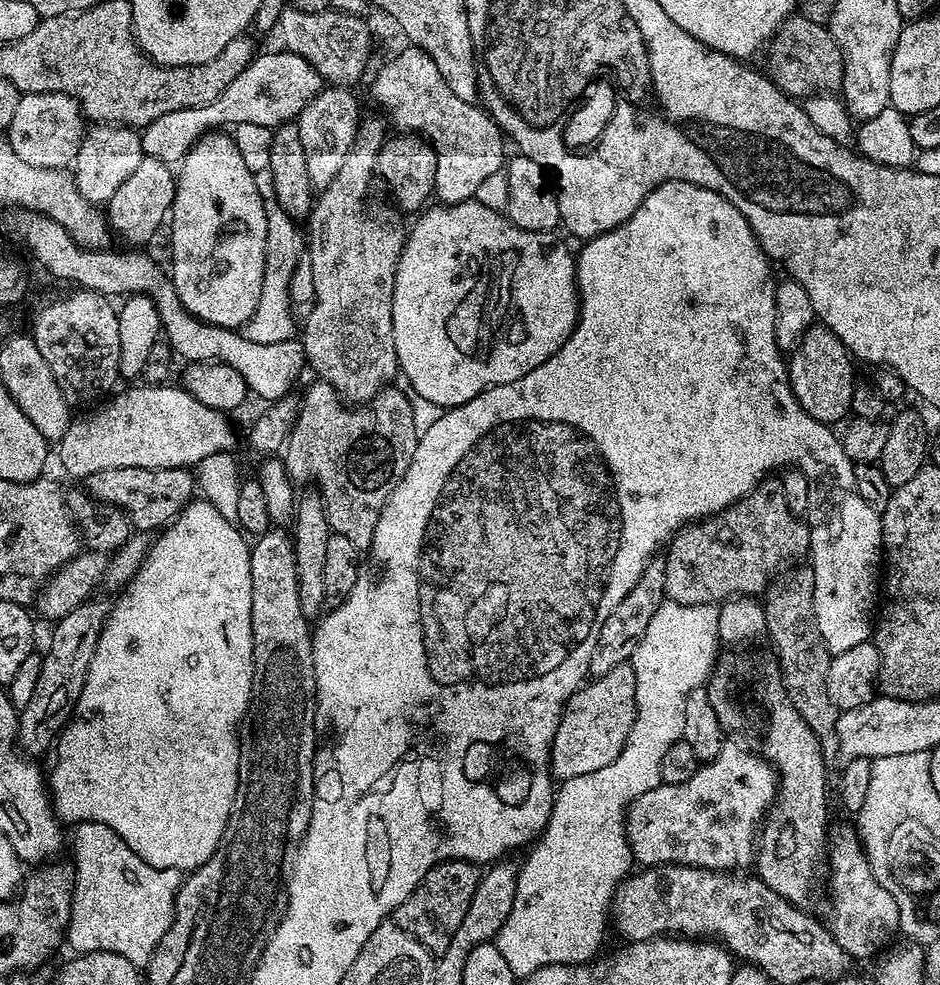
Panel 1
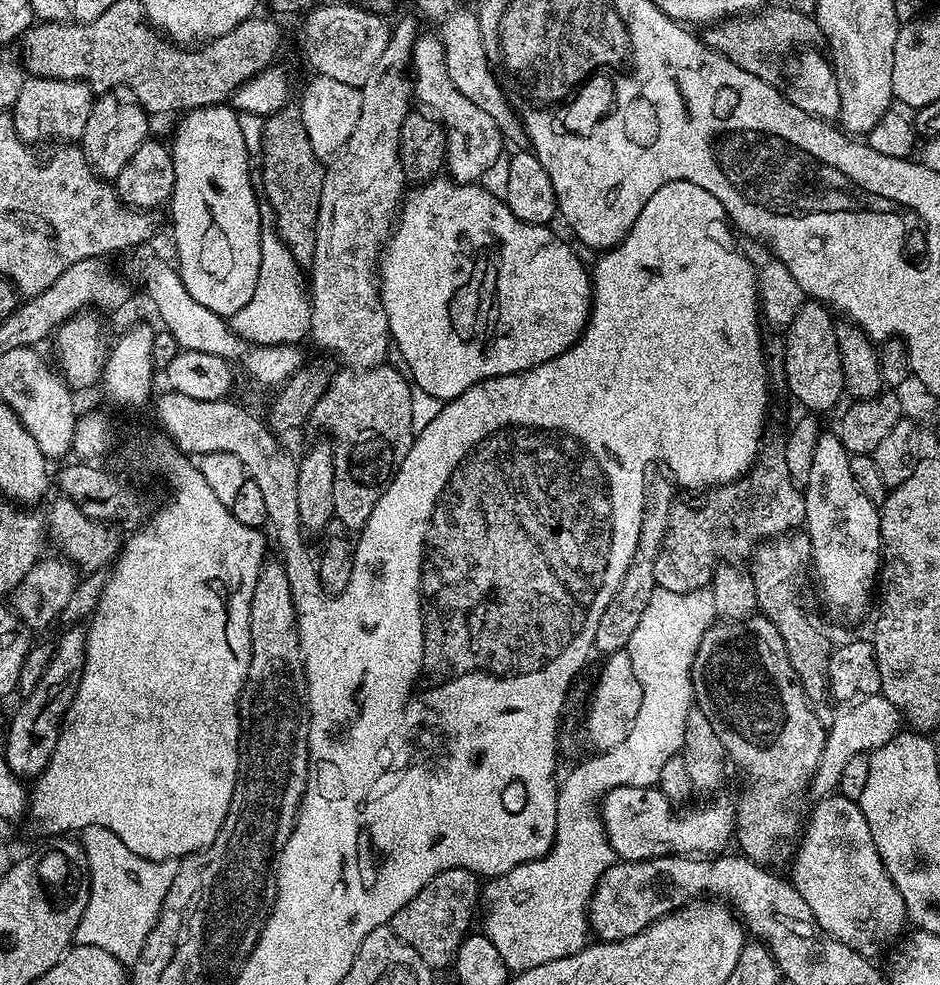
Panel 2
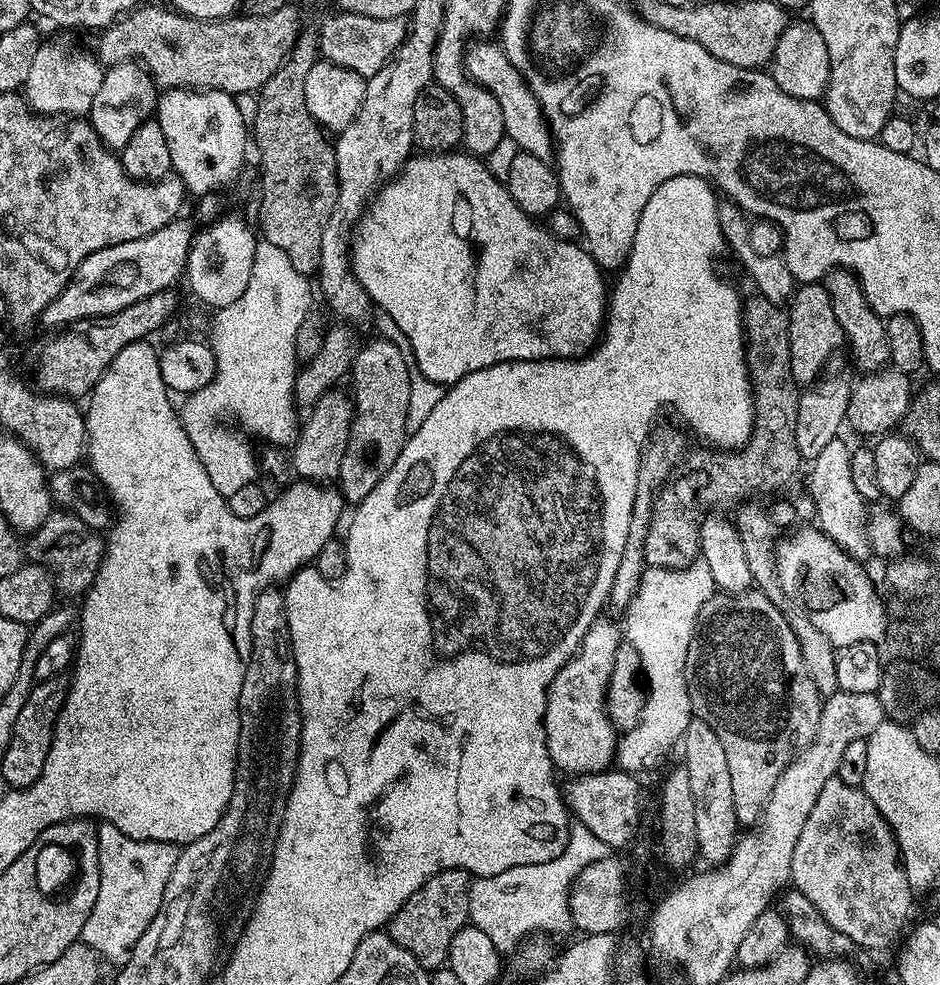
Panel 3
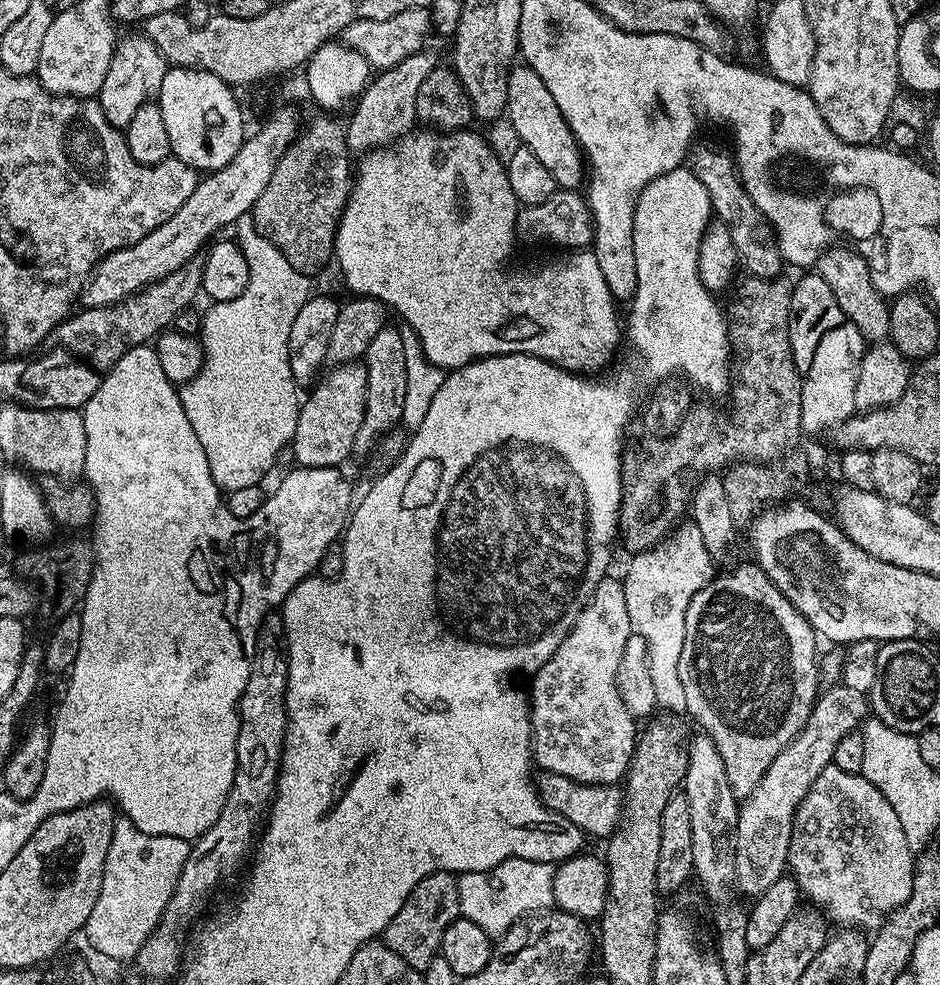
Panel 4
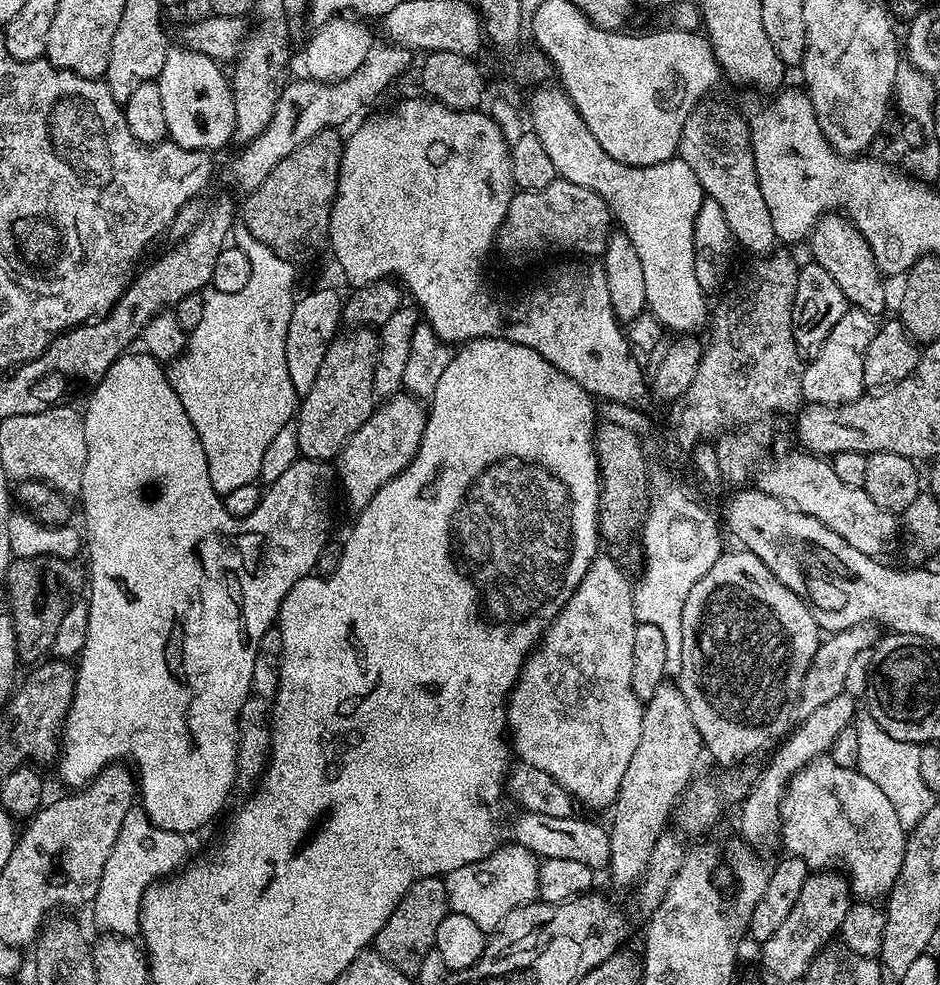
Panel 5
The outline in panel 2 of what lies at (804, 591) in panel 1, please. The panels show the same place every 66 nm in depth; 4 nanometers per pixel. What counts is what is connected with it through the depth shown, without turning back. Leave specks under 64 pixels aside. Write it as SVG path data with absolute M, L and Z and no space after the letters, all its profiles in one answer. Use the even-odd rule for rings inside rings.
M792 529L757 545L748 571L754 582L757 609L777 627L790 656L791 665L803 686L812 707L822 710L831 699L829 690L829 658L832 644L816 626L800 604L800 574L811 567L814 558L814 540L805 529Z

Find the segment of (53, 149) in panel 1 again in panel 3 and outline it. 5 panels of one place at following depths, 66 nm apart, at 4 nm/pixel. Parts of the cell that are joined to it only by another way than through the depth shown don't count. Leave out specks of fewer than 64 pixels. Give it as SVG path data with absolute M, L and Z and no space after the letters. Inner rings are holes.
M41 43L34 63L30 66L30 78L26 78L22 95L29 108L37 114L71 114L84 118L92 111L94 97L102 86L105 69L95 55L79 56L67 52L60 44Z

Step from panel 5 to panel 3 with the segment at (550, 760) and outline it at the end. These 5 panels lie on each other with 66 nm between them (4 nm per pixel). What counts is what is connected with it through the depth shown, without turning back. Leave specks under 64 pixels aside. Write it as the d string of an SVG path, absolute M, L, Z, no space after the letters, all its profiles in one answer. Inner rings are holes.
M597 618L586 630L580 643L580 649L575 652L562 666L562 670L548 687L548 701L544 715L544 729L546 730L546 746L553 765L560 768L564 774L587 774L590 772L607 772L613 767L618 743L618 729L608 717L608 683L610 670L614 670L614 654L618 654L618 646L622 643L622 628L612 620Z

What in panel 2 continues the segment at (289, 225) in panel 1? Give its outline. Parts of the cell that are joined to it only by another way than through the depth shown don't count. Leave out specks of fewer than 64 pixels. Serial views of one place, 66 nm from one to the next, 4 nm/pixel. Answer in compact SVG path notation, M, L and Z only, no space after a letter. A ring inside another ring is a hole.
M261 203L260 245L262 246L262 262L258 266L258 286L254 286L254 294L250 302L238 310L238 314L230 317L230 327L241 341L248 344L294 344L307 337L312 330L312 301L306 287L306 276L301 266L294 260L294 255L287 248L276 231L274 210L267 203Z

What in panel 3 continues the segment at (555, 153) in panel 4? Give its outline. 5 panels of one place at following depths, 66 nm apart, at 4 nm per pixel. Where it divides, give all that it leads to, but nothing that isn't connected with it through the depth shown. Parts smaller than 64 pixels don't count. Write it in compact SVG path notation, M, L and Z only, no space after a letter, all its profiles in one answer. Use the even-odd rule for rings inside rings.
M480 38L467 49L464 71L481 88L485 88L487 92L494 94L494 98L498 98L498 106L502 106L505 137L509 141L513 140L519 151L534 154L534 158L551 161L554 156L552 130L544 118L544 112L540 108L536 93L532 92L528 83L525 82L523 74L517 68L513 68L512 63L506 58L503 47L496 42L488 43L492 42Z

